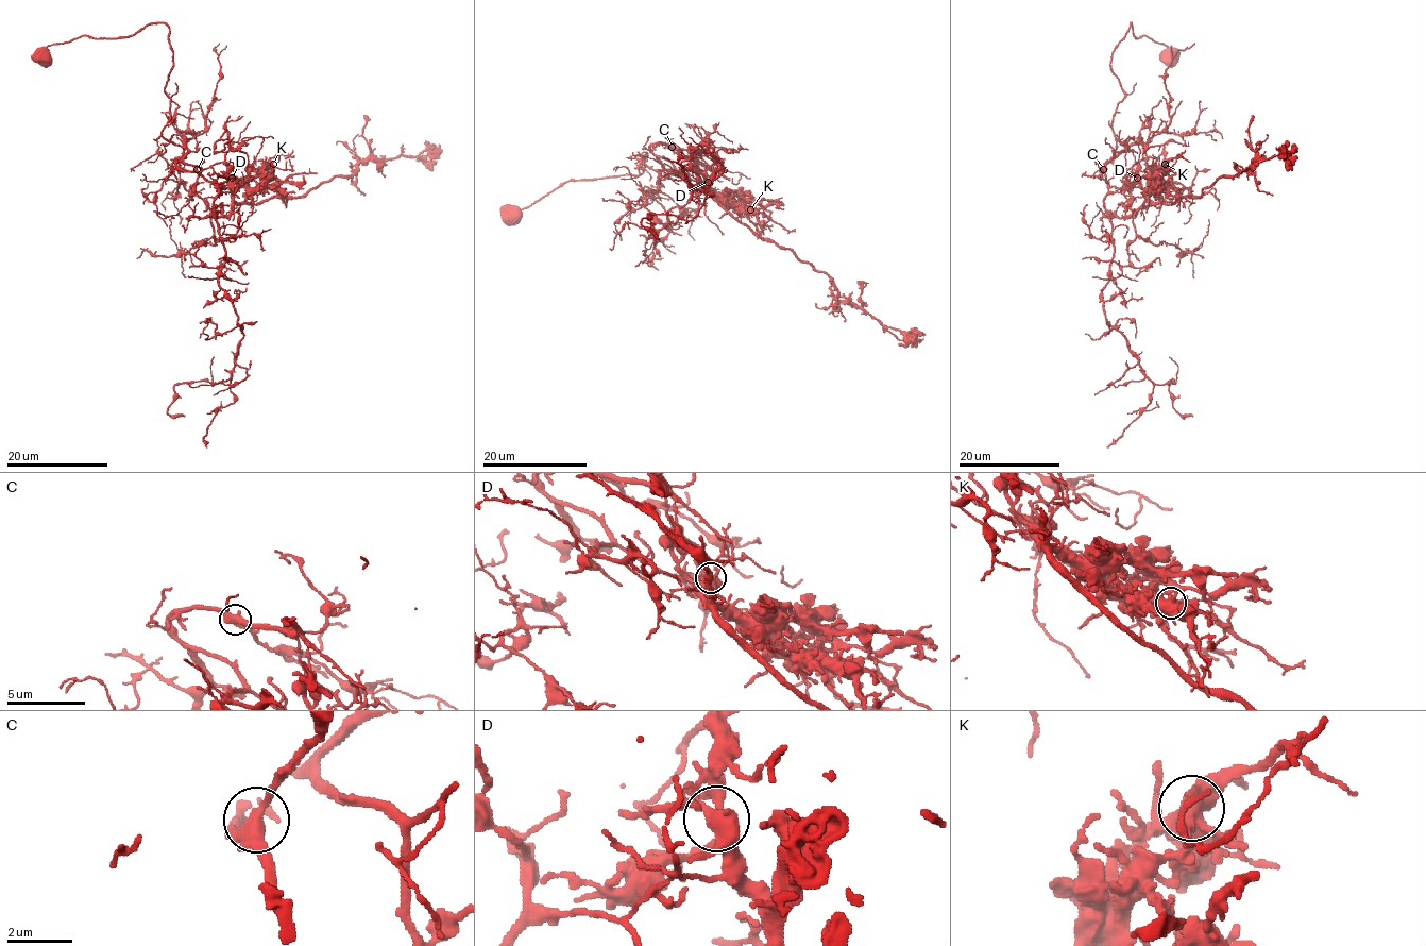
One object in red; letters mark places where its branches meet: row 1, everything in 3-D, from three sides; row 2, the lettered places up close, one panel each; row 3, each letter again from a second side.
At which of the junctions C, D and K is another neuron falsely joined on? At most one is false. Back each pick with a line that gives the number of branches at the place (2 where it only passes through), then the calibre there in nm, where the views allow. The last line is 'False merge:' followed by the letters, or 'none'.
D: 3 | 400 nm
False merge: D

